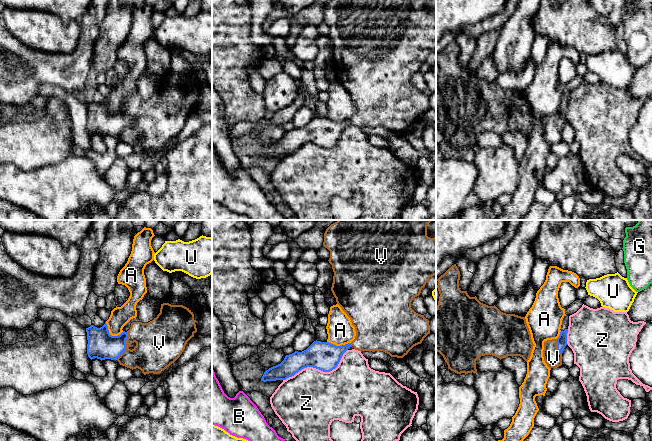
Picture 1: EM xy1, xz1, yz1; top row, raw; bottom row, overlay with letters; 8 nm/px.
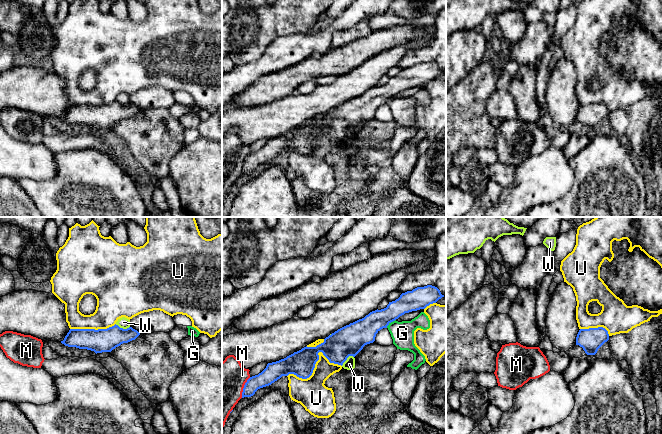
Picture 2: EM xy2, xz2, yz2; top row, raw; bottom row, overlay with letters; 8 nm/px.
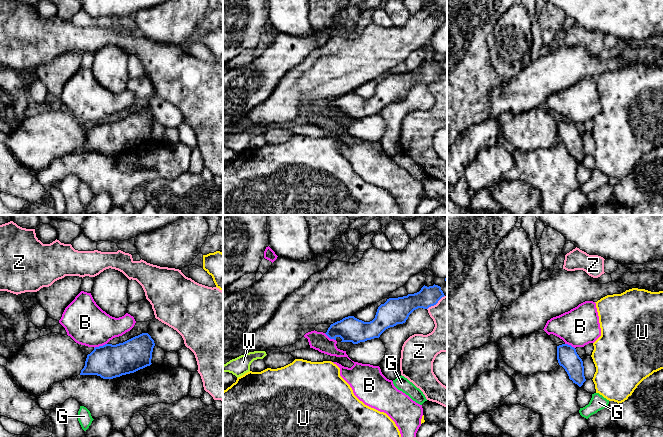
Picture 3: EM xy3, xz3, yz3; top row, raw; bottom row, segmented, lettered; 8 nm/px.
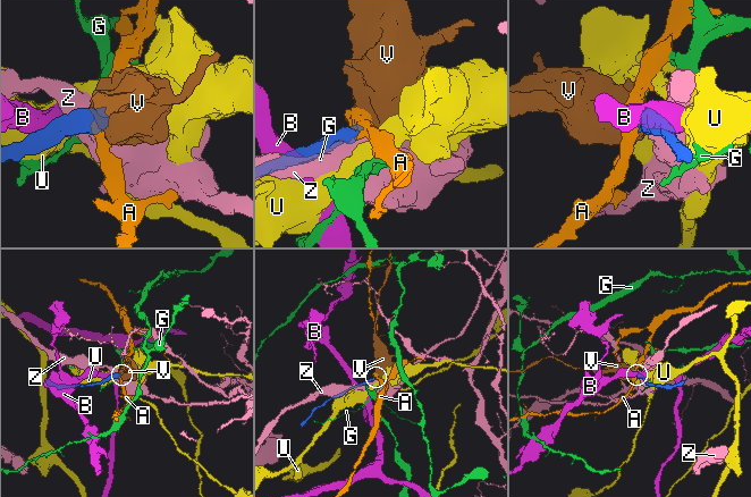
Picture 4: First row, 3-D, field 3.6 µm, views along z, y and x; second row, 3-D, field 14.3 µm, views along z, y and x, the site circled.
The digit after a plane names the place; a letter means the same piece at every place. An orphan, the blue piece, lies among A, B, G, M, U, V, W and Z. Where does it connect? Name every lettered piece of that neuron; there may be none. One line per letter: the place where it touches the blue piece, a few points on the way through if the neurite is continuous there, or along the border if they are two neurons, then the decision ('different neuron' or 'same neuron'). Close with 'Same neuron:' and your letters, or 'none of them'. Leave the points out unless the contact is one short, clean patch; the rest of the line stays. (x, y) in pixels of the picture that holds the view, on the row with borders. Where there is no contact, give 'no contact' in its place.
A: xy1 (111, 335) | along xy1 (105, 322), (108, 331), (112, 335), (119, 335), (123, 331) | different neuron
B: xy3 (100, 346) | along xy3 (106, 343), (94, 348) | different neuron
G: xz2 (390, 322) | along xz2 (395, 319), (386, 327) | different neuron
M: xz2 (244, 387) | different neuron
U: xz2 (315, 363) | different neuron
V: xy1 (125, 346) | across xy1 (101, 345), (125, 346), (130, 352), (156, 348) | same neuron
W: xy2 (122, 328) | along xy2 (115, 324), (123, 328), (129, 327) | different neuron
Z: xz1 (318, 368) | different neuron
Same neuron: V

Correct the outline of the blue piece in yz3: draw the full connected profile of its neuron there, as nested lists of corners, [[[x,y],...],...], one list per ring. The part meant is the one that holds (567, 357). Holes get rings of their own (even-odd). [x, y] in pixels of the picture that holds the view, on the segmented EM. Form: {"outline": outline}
{"outline": [[[568,344],[557,346],[557,360],[567,372],[569,379],[579,387],[586,381],[584,376],[583,361],[576,352],[576,349]]]}

